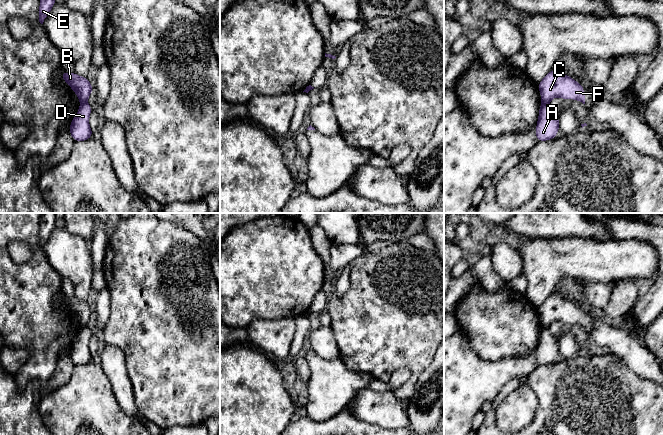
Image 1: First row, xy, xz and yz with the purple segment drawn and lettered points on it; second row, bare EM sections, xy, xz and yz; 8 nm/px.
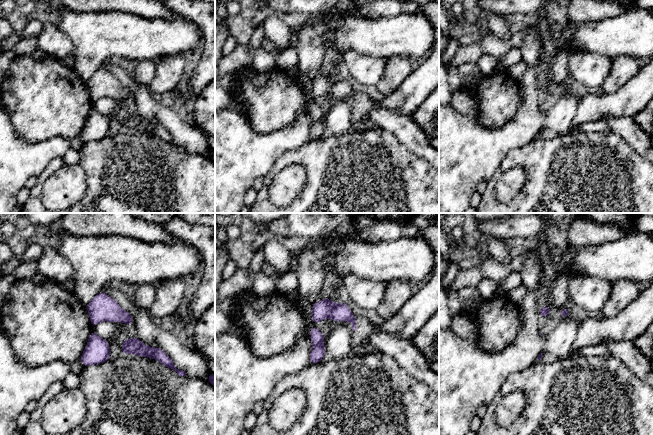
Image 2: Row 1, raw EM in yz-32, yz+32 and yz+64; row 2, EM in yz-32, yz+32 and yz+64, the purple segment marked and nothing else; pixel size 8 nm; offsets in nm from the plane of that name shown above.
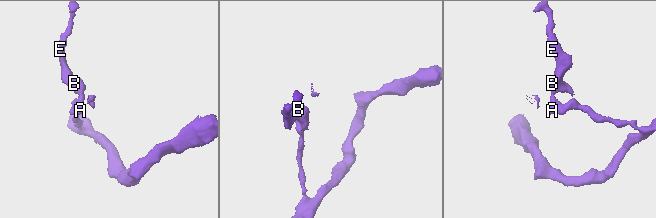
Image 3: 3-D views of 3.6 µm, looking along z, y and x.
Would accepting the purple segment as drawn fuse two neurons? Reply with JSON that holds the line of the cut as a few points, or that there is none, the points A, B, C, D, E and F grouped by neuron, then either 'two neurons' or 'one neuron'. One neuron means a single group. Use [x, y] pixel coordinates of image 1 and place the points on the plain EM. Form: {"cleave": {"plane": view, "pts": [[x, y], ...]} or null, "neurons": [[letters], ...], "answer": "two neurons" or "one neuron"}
{"cleave": {"plane": "yz", "pts": [[542, 325], [547, 328]]}, "neurons": [["A", "D"], ["B", "C", "E", "F"]], "answer": "two neurons"}

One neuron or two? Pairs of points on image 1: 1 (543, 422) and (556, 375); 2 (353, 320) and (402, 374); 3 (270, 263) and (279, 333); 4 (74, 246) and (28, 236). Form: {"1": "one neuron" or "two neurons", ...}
{"1": "one neuron", "2": "two neurons", "3": "two neurons", "4": "two neurons"}

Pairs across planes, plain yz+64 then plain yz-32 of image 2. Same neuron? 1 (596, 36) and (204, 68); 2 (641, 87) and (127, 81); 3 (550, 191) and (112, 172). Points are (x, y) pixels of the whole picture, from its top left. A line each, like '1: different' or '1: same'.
1: different
2: different
3: same

